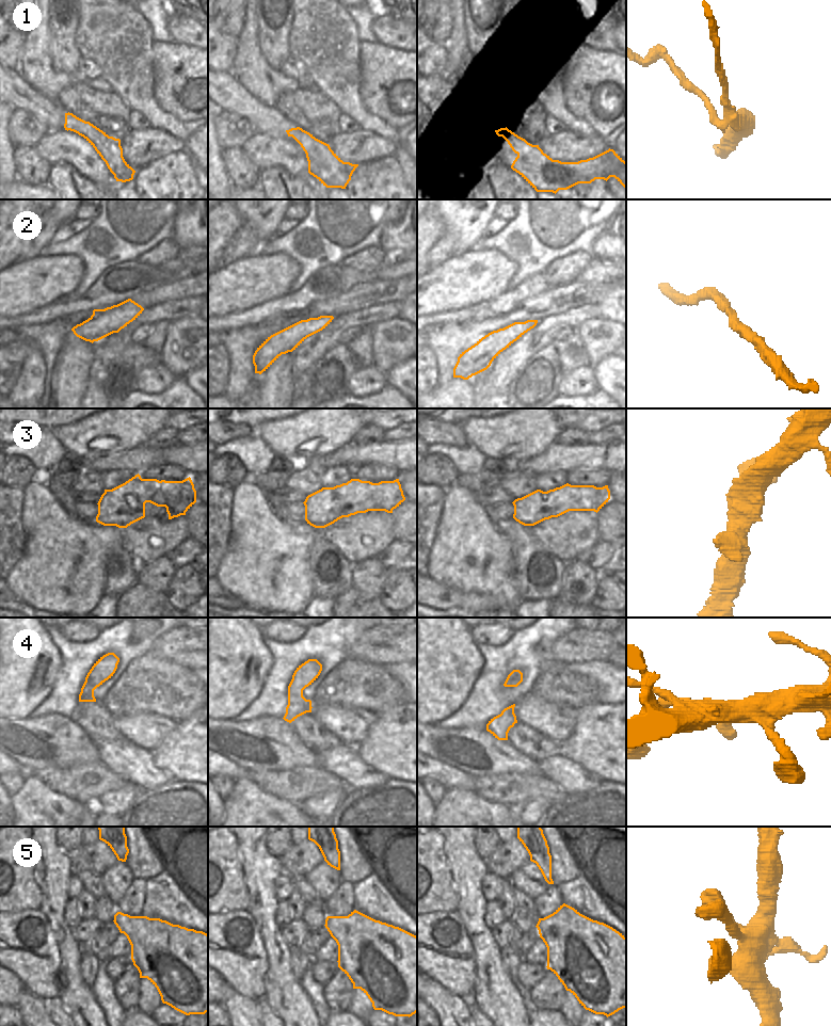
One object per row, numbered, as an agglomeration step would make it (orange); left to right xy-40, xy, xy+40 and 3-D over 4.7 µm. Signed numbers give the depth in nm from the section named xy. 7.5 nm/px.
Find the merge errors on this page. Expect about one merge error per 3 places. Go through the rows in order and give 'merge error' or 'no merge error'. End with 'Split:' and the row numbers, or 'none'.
1: merge error
2: no merge error
3: no merge error
4: no merge error
5: no merge error
Split: 1

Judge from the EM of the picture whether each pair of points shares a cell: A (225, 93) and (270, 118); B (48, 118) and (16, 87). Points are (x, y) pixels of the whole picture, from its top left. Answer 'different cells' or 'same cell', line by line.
A: same cell
B: same cell

